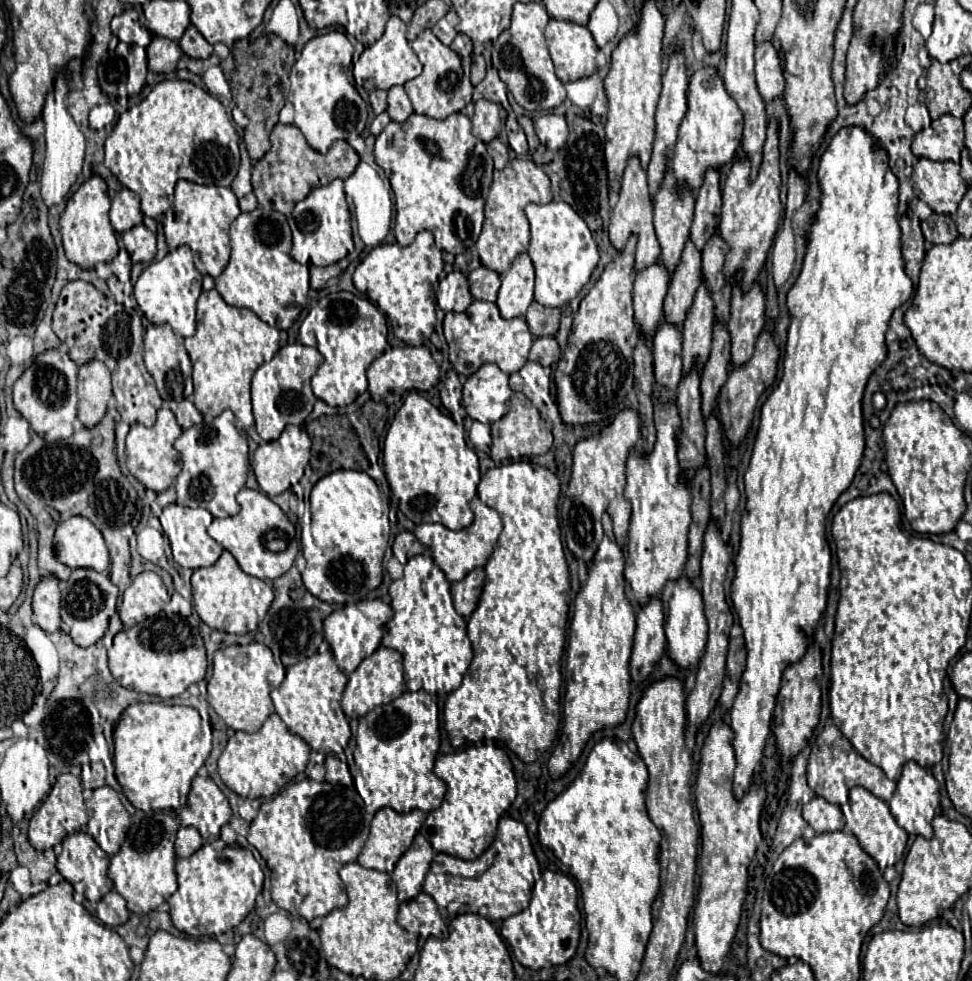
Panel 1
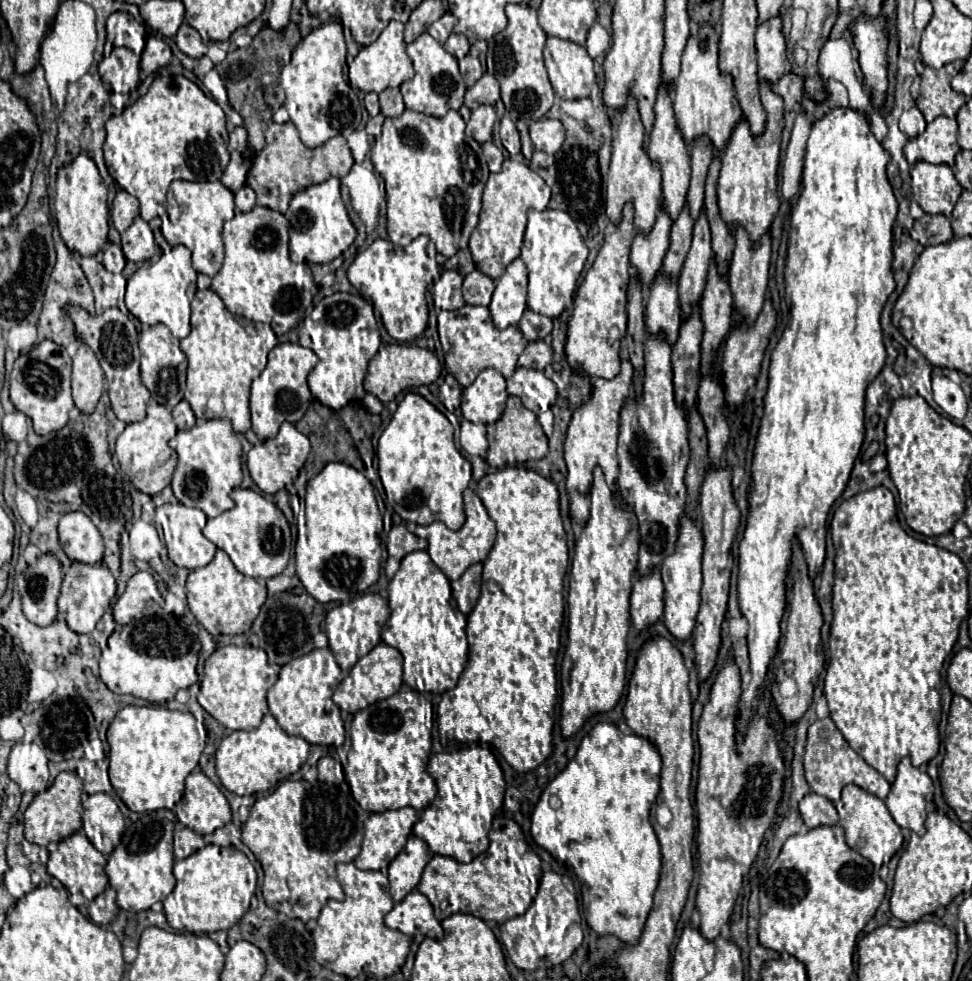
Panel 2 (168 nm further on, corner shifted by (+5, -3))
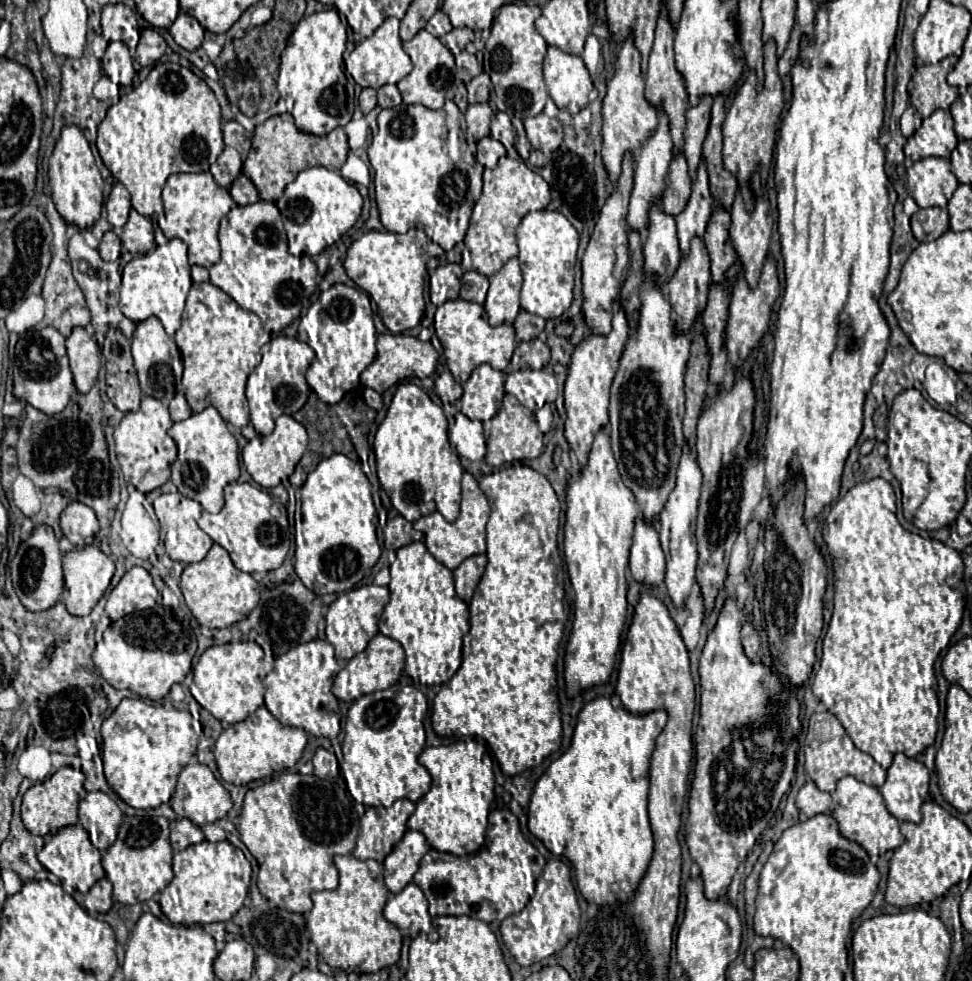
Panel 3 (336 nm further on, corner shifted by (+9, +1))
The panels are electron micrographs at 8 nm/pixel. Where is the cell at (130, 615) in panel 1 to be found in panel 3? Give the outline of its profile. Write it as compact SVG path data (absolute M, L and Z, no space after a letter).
M134 566L122 576L118 586L112 588L106 600L106 614L110 616L110 620L120 620L134 610L152 608L156 600L158 590L154 588L152 576L144 568Z

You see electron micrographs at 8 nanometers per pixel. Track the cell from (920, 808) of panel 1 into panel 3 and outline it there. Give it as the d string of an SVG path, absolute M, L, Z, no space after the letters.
M898 752L894 756L892 766L888 768L886 782L880 786L880 794L884 796L884 804L888 812L898 822L920 822L920 806L928 796L928 768Z

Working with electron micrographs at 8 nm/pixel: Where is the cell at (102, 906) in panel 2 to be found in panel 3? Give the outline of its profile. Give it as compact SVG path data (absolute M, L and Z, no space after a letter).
M108 878L98 880L90 888L90 892L86 894L84 906L86 906L90 916L98 916L98 914L104 914L110 910L110 906L112 906L112 884Z

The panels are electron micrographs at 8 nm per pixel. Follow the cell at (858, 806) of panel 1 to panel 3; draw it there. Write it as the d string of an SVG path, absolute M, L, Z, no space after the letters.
M844 776L836 786L834 798L836 798L836 808L832 816L838 820L842 836L852 842L858 842L874 860L888 850L896 850L904 842L904 836L900 834L900 824L886 810L878 788L864 784L854 776Z

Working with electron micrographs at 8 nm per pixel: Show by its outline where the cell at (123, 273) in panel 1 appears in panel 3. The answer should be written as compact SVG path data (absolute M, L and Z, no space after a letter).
M112 230L106 232L106 234L102 236L102 240L100 240L100 248L98 248L100 256L102 256L106 262L114 262L114 260L120 258L120 250L122 250L120 238L118 238Z

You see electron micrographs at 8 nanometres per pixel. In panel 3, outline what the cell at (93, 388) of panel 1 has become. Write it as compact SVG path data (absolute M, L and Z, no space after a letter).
M72 328L72 334L66 338L66 350L76 388L80 392L88 392L94 386L100 370L98 342L88 336L86 328Z

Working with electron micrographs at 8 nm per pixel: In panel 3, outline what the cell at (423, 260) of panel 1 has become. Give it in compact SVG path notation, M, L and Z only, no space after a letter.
M370 230L350 244L344 268L348 276L378 304L380 318L394 334L406 332L420 324L424 316L424 278L428 262L428 238L424 230L408 230L406 234Z

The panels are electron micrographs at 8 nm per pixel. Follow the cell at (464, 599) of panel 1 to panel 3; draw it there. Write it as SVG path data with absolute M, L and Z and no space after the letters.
M478 554L478 556L472 556L468 560L464 560L456 570L454 570L454 580L456 580L456 594L464 600L464 602L470 602L472 600L472 594L484 574L484 568L486 568L486 556L484 554Z

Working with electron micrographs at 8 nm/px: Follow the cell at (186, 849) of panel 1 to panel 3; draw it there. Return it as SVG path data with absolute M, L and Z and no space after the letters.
M178 818L178 820L172 820L172 826L170 826L170 843L173 850L180 852L192 844L198 844L204 840L204 834L202 834L202 828L192 824L188 818Z

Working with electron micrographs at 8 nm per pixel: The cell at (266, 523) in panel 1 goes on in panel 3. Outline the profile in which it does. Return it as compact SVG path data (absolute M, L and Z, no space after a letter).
M232 482L226 486L226 506L218 514L202 512L198 526L216 542L220 544L232 558L234 566L242 572L260 572L266 574L270 570L276 570L290 548L290 532L288 532L288 516L286 508L278 506L272 496L254 486L254 484L240 484Z

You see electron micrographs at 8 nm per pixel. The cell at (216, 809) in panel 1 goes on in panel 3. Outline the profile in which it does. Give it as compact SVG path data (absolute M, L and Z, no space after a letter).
M194 762L194 764L188 764L180 772L176 792L170 798L170 806L180 818L188 818L196 826L206 826L206 824L216 822L228 814L228 810L232 808L232 798L228 794L228 790L216 780L216 776L212 774L212 770L206 764Z

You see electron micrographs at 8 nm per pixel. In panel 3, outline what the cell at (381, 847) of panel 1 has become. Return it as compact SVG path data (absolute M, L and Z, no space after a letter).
M408 798L396 800L390 808L366 808L366 814L360 820L360 834L358 834L358 842L352 854L358 860L372 858L376 862L382 862L394 850L394 846L402 840L404 832L408 830L406 822L412 816L412 812L414 812L414 802L410 802Z

